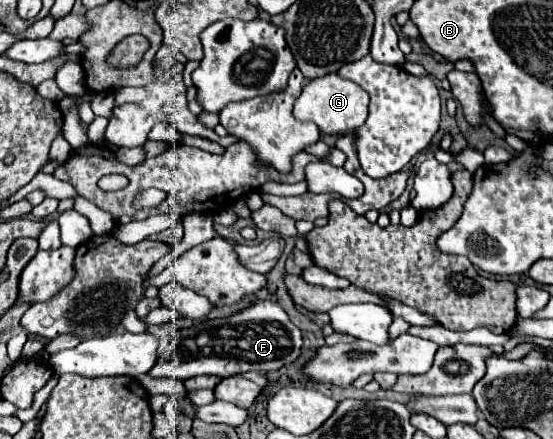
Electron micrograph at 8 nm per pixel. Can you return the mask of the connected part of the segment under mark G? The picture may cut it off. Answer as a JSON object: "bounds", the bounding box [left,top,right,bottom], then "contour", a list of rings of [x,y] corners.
{"bounds":[293,74,369,136],"contour":[[[329,74],[329,76],[309,80],[303,86],[303,92],[297,98],[295,108],[293,108],[293,116],[297,120],[301,120],[301,122],[317,124],[319,130],[325,132],[325,134],[343,136],[343,134],[353,132],[353,130],[357,130],[359,126],[365,124],[367,104],[369,104],[369,96],[367,96],[367,92],[363,88],[359,88],[351,80],[339,78],[337,74]]]}

